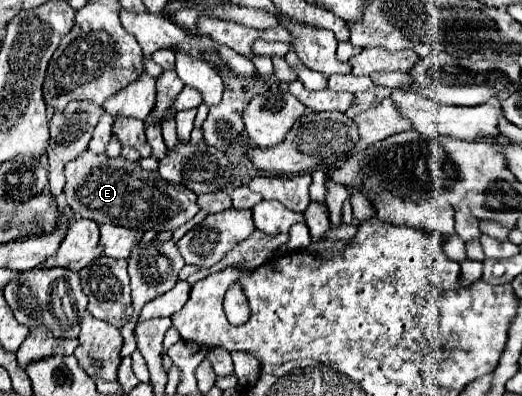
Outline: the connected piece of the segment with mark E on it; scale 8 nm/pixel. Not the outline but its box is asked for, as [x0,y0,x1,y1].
[63,153,197,231]

